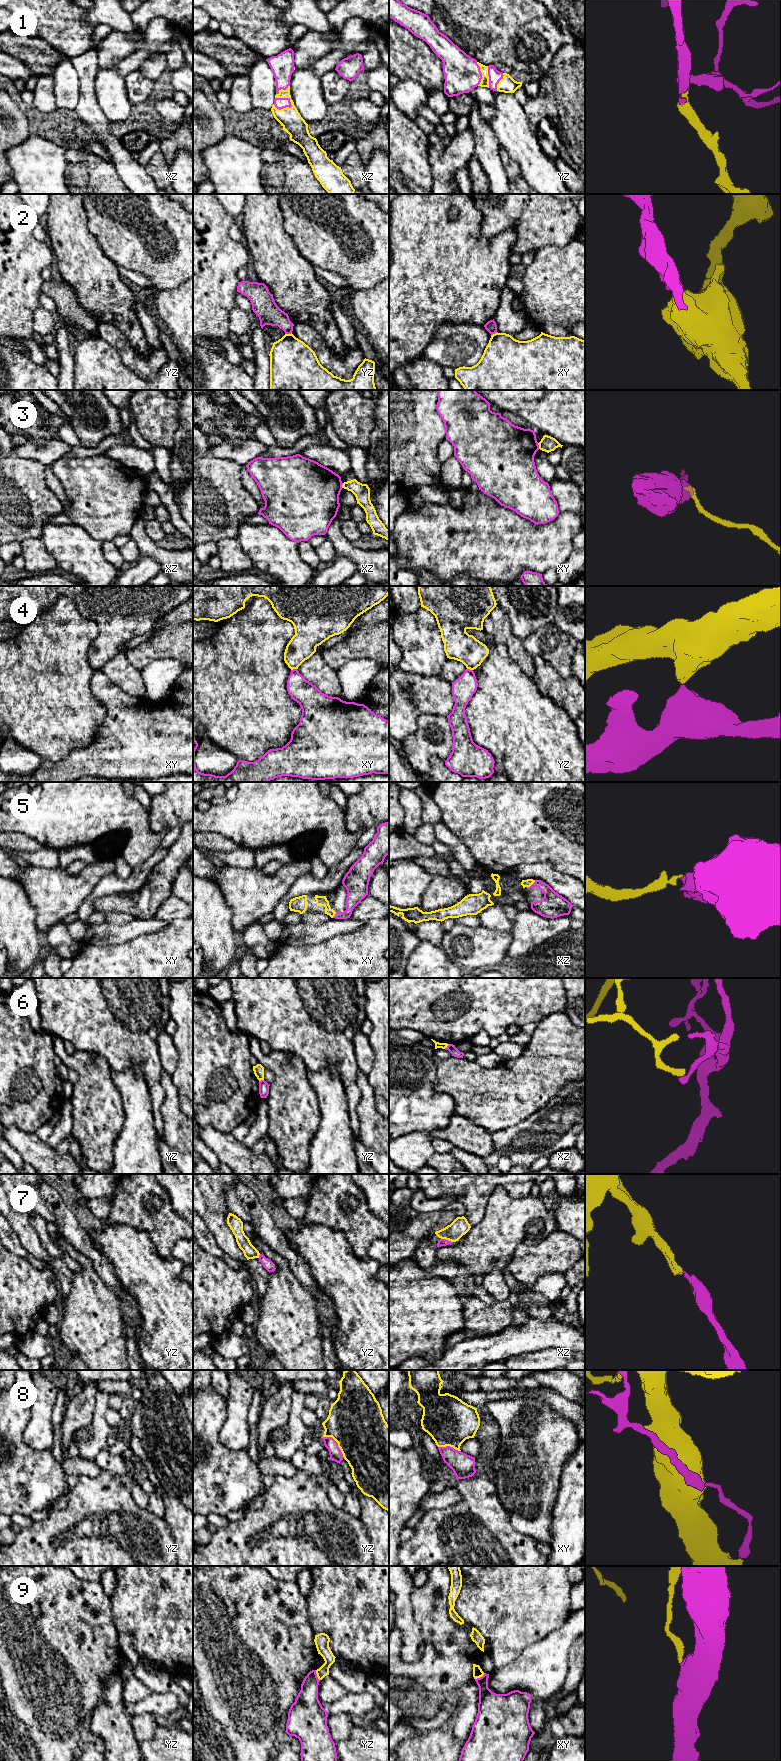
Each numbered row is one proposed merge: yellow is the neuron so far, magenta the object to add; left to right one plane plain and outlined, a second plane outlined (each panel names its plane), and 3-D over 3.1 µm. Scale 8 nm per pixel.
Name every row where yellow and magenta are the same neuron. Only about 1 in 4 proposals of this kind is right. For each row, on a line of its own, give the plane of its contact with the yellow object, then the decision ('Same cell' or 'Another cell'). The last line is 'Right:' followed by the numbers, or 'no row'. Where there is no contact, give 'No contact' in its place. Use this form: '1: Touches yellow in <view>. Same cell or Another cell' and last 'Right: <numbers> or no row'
1: Touches yellow in xz. Same cell
2: Touches yellow in yz. Another cell
3: Touches yellow in xy. Another cell
4: Touches yellow in xy. Another cell
5: Touches yellow in xz. Same cell
6: Touches yellow in xz. Another cell
7: Touches yellow in xz. Same cell
8: Touches yellow in yz. Another cell
9: Touches yellow in yz. Another cell
Right: 1, 5, 7

